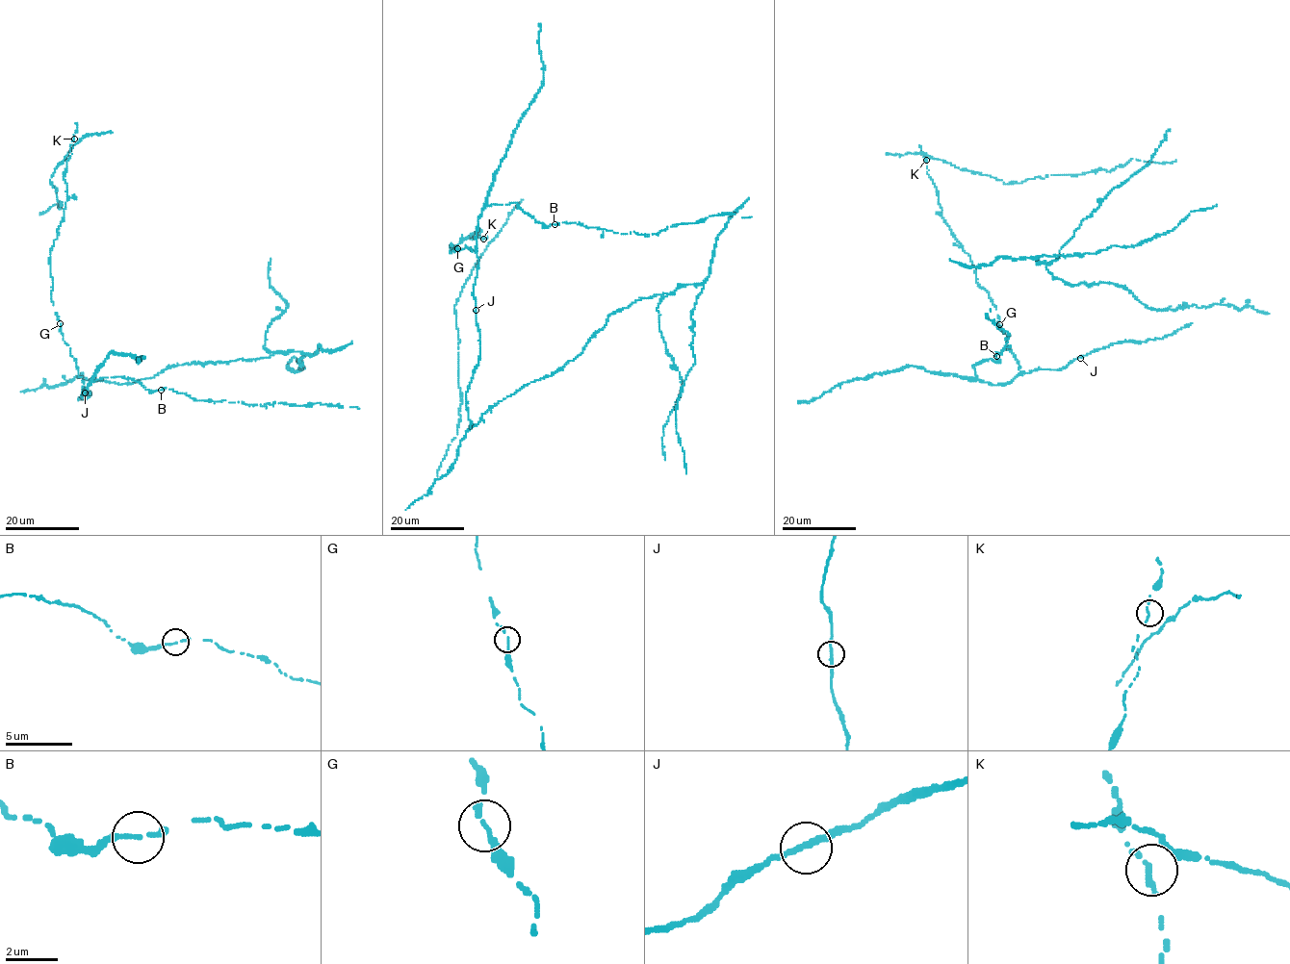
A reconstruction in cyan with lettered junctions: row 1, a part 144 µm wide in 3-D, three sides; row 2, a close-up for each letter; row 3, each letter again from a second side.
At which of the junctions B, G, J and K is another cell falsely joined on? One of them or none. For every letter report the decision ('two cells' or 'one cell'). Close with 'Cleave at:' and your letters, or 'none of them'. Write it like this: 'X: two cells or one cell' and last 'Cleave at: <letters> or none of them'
B: one cell
G: one cell
J: one cell
K: one cell
Cleave at: none of them

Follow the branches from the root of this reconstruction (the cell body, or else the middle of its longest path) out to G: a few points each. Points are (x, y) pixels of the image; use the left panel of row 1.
G: (85, 393), (82, 396), (86, 390), (69, 348), (64, 340), (60, 323)

